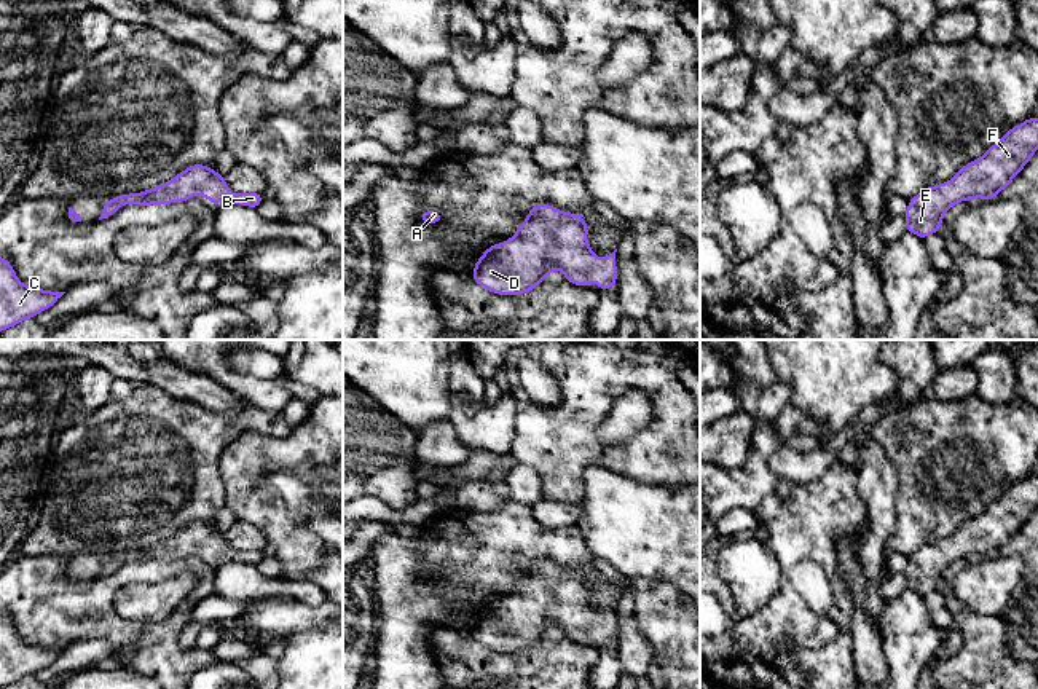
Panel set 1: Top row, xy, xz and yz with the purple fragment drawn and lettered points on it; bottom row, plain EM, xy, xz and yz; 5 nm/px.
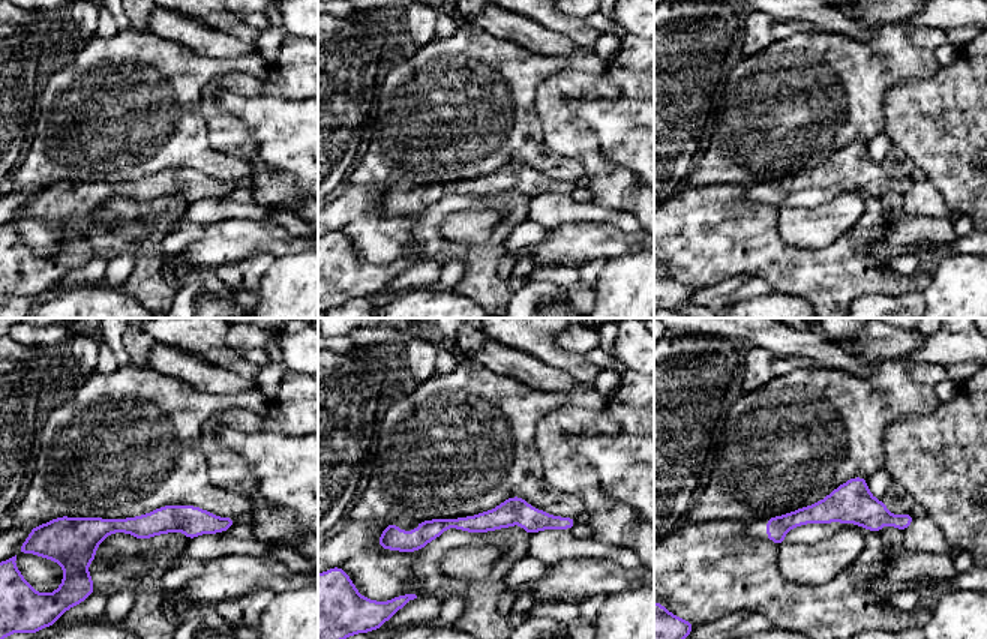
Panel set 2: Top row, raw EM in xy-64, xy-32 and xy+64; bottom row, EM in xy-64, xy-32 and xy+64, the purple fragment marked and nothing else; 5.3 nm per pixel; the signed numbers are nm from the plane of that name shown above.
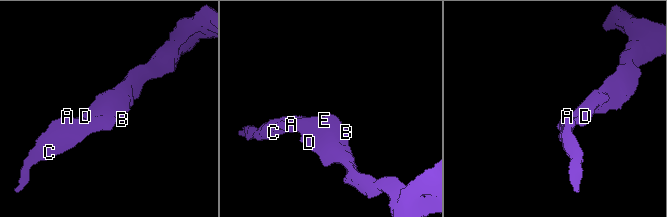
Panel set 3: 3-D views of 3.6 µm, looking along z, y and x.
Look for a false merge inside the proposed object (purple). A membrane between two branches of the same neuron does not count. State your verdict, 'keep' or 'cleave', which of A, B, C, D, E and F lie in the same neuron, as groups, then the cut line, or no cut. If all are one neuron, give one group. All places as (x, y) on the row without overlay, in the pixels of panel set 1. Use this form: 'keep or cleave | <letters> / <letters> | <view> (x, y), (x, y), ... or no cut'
keep | A B C D E F | no cut

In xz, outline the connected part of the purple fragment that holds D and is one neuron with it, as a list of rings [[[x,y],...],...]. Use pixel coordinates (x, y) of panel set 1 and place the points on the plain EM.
[[[536,561],[515,593],[488,604],[474,622],[478,643],[497,652],[529,651],[545,633],[560,627],[566,638],[579,644],[598,640],[598,649],[615,648],[617,606],[600,614],[585,598],[588,584],[580,571]]]

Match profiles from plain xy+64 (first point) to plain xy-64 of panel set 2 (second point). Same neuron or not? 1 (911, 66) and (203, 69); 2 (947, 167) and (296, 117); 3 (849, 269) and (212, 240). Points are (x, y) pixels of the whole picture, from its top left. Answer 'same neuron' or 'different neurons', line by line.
1: same neuron
2: different neurons
3: different neurons

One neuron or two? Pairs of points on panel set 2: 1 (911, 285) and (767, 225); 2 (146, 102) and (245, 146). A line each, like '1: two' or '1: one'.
1: one
2: two

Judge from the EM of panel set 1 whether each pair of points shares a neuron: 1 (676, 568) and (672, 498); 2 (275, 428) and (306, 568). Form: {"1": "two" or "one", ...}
{"1": "one", "2": "two"}

